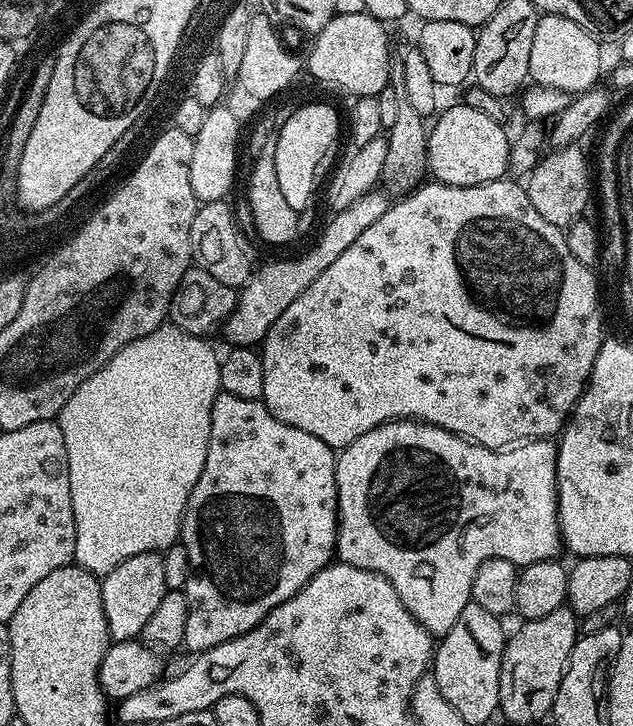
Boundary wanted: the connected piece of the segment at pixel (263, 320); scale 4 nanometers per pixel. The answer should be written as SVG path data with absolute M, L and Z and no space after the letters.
M383 187L371 188L362 194L362 198L358 198L358 202L339 209L333 215L336 217L325 226L320 241L309 252L302 253L297 260L272 260L261 268L259 265L248 283L239 289L234 310L222 325L222 333L229 340L227 343L238 348L259 345L274 322L282 318L282 310L286 310L286 306L290 306L290 302L294 302L294 298L298 298L298 294L302 294L306 286L310 286L310 282L314 282L314 278L318 278L326 266L331 266L369 226L374 226L374 222L386 214L389 203L389 193Z

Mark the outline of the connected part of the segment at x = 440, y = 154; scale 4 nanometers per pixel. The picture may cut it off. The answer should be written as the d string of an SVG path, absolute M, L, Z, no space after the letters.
M457 102L453 108L442 112L435 117L436 125L431 125L428 134L428 172L431 179L450 186L478 186L501 179L508 172L510 147L510 136L504 133L505 125L463 102Z

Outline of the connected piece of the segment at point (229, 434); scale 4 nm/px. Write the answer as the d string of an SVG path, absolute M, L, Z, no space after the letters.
M221 390L214 398L214 406L210 410L210 442L206 446L206 466L202 466L202 474L198 474L198 482L194 482L194 490L186 502L184 517L180 523L179 543L186 546L186 554L190 554L192 572L182 589L188 603L186 618L186 634L183 647L189 648L192 654L199 654L218 646L222 642L230 642L230 638L238 638L254 626L258 626L282 602L294 598L318 570L328 567L336 556L336 526L338 523L338 482L336 481L337 449L331 448L322 438L314 438L314 434L306 434L306 430L298 430L298 426L286 426L286 422L278 422L274 414L264 405L263 399L247 400L234 398L234 394Z

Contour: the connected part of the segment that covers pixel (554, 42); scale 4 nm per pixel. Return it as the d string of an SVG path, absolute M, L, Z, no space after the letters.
M541 15L534 30L534 43L530 50L528 75L531 83L569 94L597 87L599 80L596 79L600 76L600 48L601 41L582 30L578 22L570 22L570 18L561 16Z

